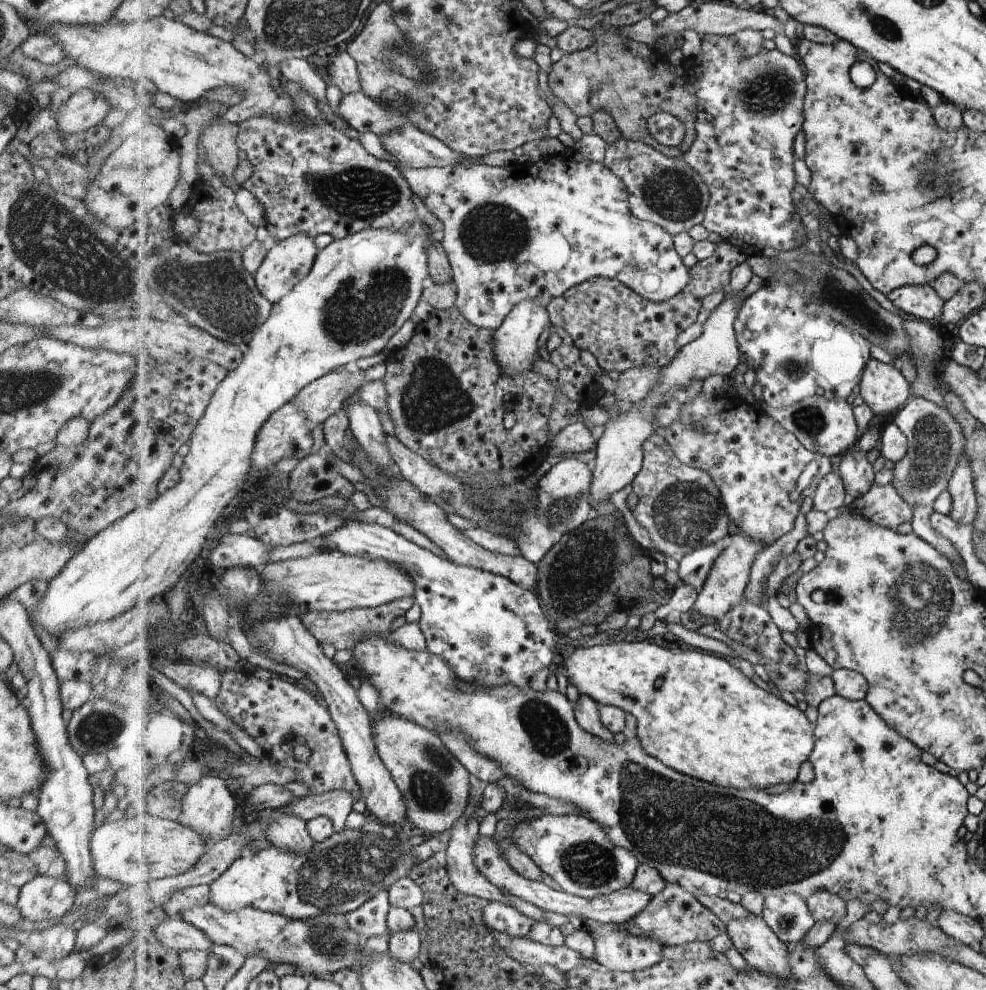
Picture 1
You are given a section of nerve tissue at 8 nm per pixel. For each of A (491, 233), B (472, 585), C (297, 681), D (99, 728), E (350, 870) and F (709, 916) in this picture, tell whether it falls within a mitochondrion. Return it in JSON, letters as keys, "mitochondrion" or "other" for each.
{"A":"mitochondrion","B":"other","C":"other","D":"mitochondrion","E":"mitochondrion","F":"other"}

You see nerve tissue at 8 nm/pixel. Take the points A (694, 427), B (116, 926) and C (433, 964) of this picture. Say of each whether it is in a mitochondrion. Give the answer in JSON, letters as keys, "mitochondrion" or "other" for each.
{"A":"mitochondrion","B":"other","C":"other"}

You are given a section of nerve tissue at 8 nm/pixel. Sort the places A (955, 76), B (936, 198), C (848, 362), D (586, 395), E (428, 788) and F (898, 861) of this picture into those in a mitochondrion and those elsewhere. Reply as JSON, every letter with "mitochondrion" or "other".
{"A":"other","B":"mitochondrion","C":"other","D":"other","E":"mitochondrion","F":"other"}

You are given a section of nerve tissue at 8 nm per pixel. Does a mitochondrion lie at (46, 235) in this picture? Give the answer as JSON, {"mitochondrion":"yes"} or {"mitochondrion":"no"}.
{"mitochondrion":"yes"}

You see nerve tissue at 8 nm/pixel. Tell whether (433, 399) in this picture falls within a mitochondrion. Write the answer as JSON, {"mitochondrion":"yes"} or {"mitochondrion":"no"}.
{"mitochondrion":"yes"}

